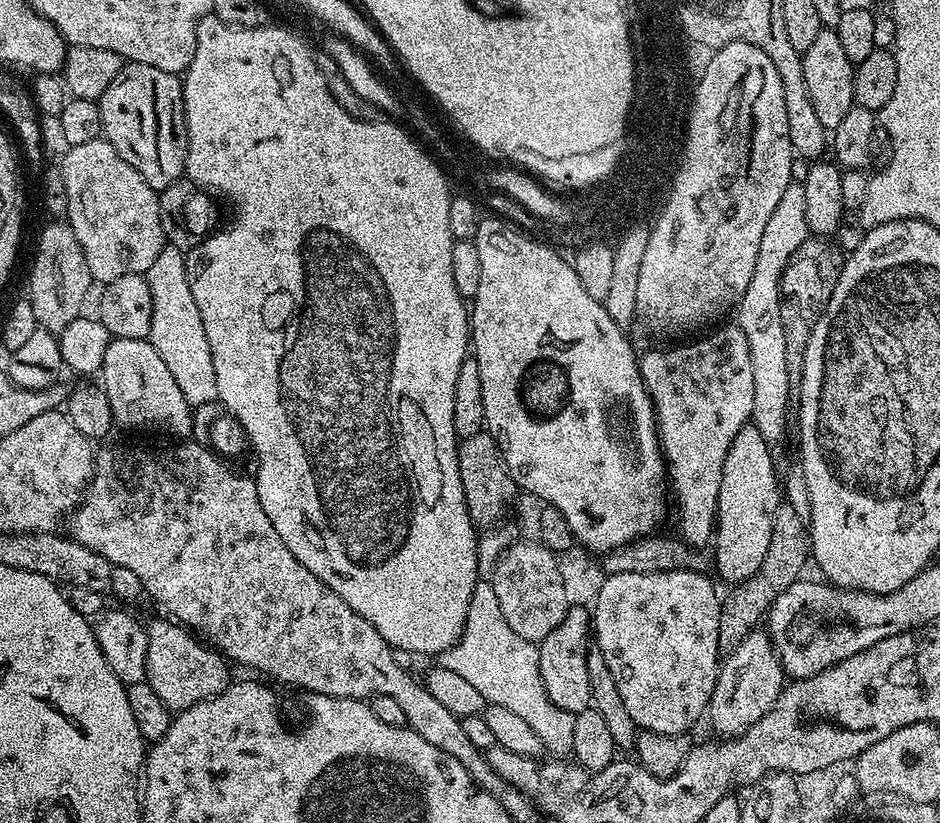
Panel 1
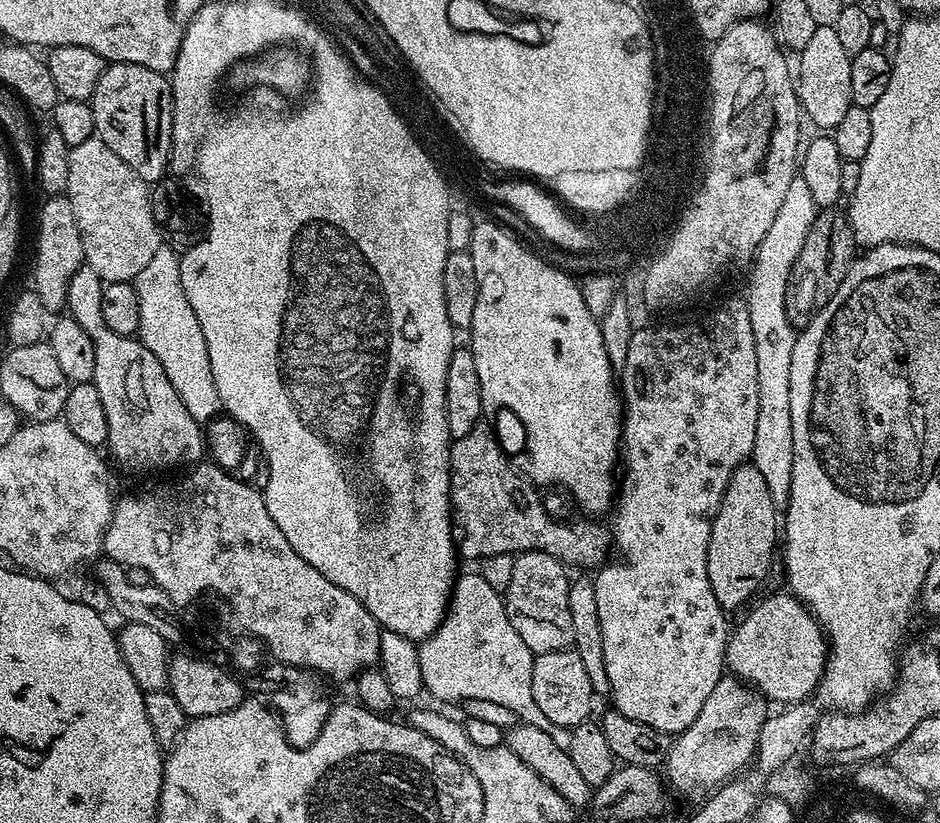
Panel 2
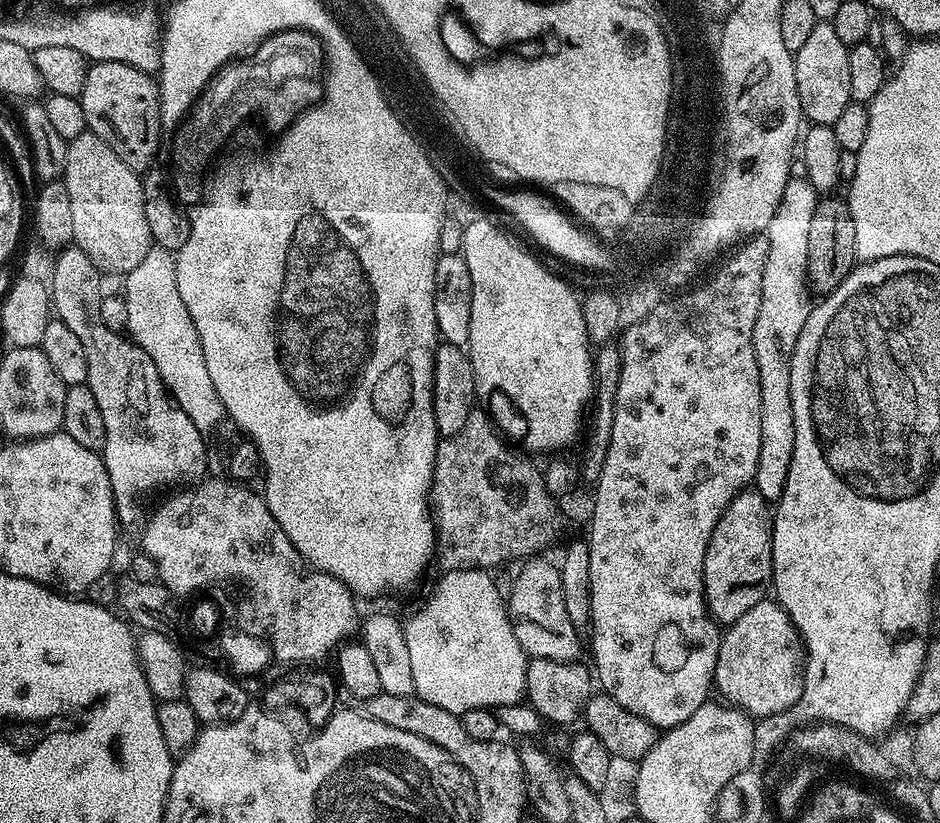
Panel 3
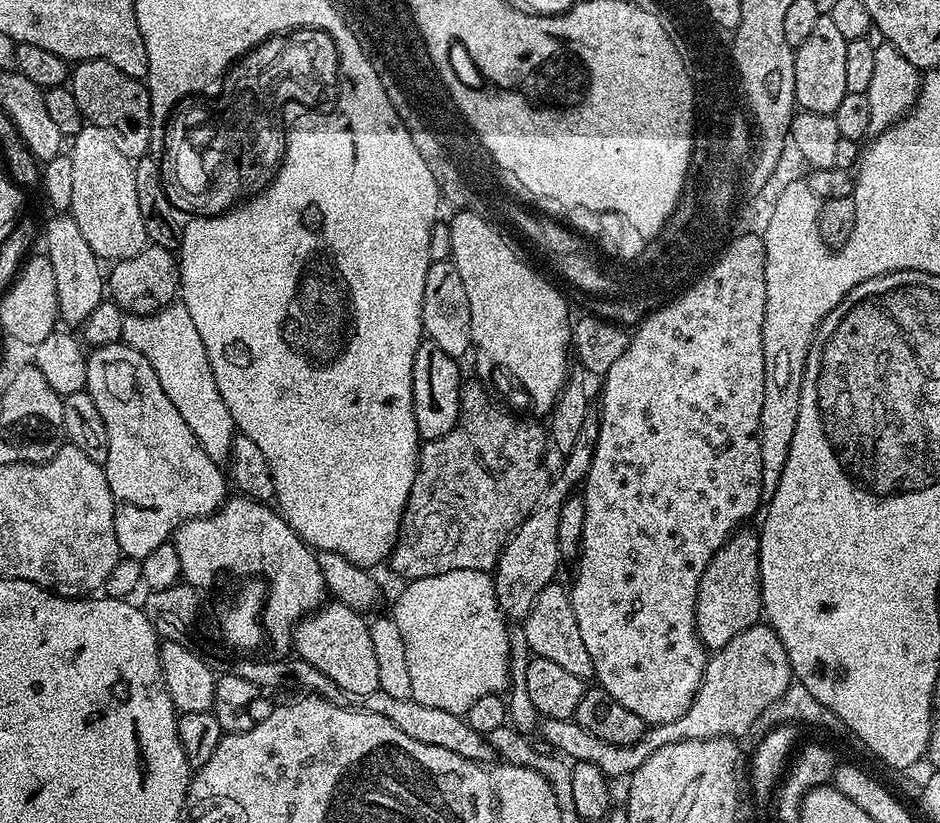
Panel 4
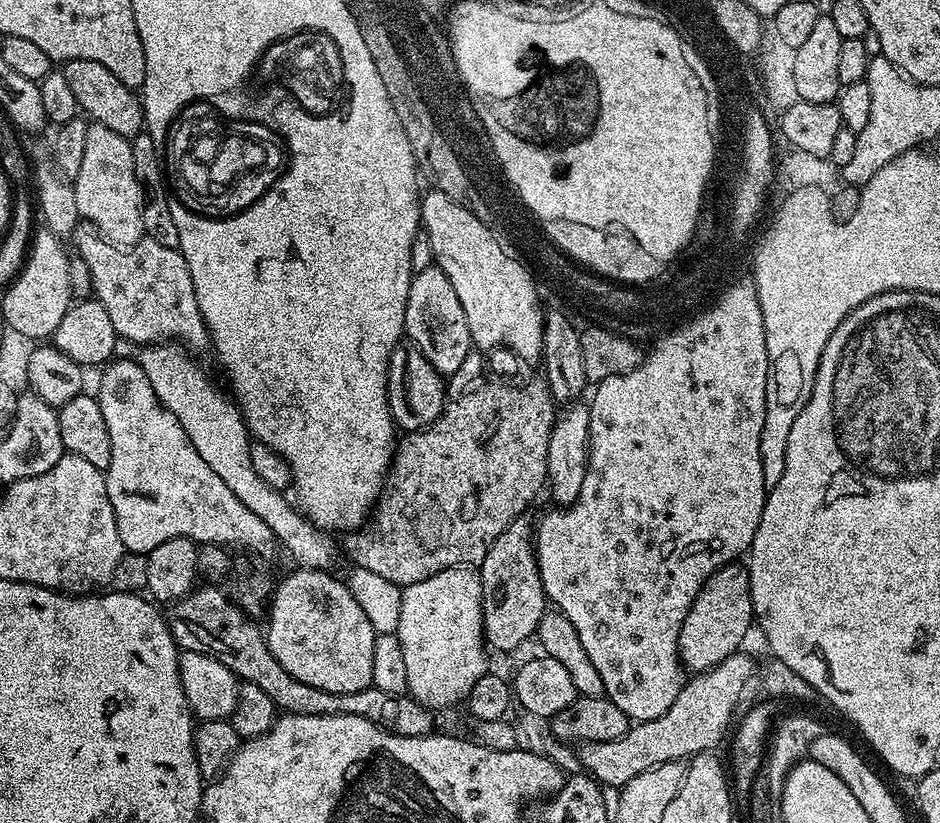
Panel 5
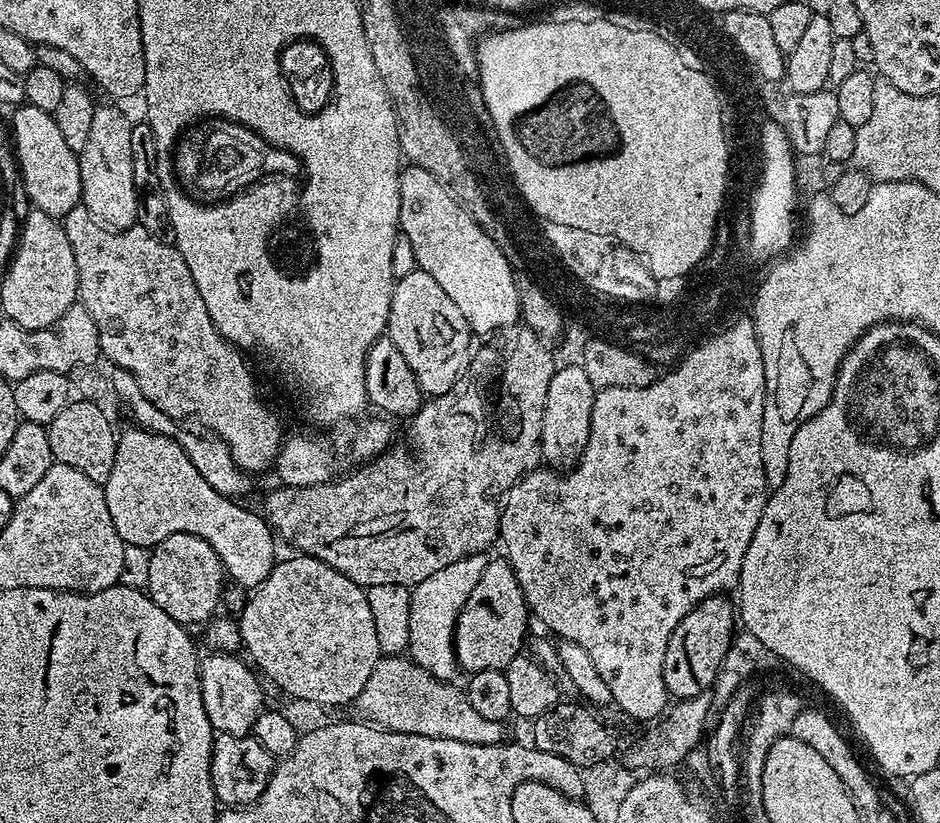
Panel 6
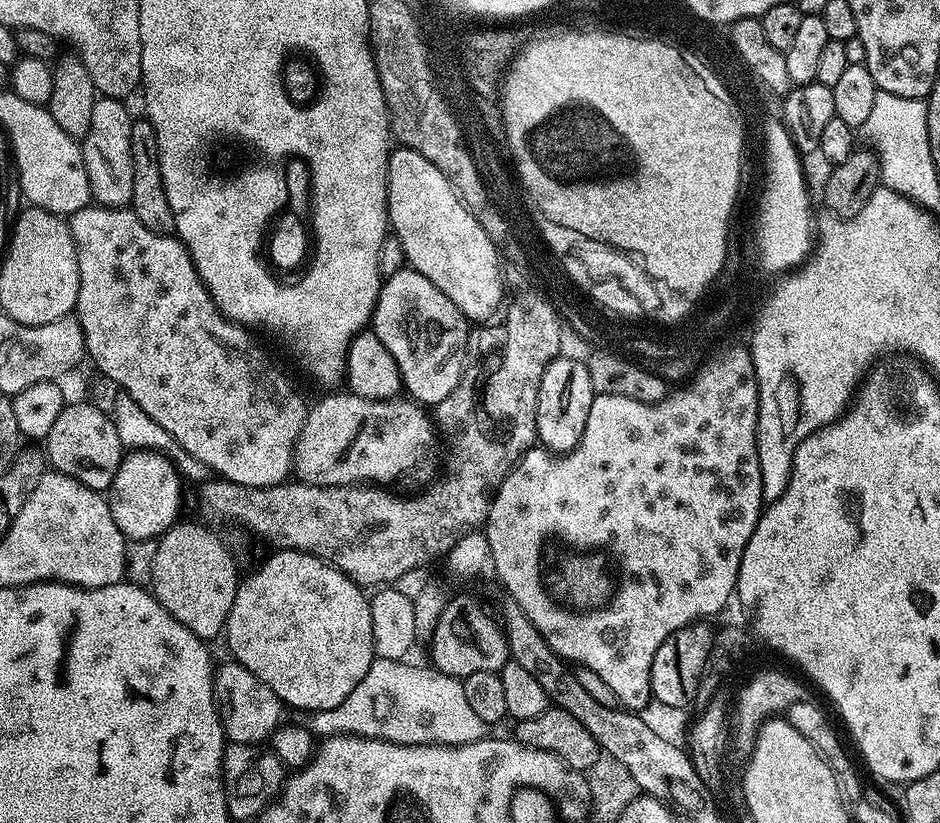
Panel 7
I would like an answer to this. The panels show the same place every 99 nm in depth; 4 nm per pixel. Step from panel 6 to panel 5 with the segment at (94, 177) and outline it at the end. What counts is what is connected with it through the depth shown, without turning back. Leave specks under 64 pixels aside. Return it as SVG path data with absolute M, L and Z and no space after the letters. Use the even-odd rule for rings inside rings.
M89 123L82 166L74 178L74 187L81 221L91 224L103 239L115 244L117 248L131 248L142 239L144 189L134 174L134 154L129 137L114 134L110 126Z

